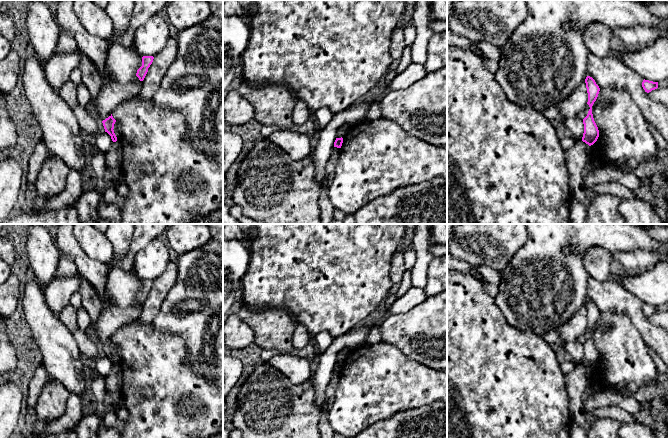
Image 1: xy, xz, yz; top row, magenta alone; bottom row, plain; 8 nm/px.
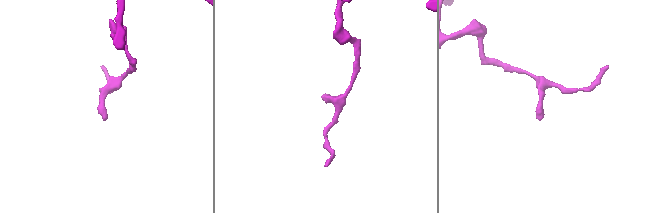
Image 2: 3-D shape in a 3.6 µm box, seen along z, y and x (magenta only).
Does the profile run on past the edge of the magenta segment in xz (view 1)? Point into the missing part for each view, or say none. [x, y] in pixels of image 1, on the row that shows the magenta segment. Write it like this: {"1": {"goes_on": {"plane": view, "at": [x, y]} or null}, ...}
{"1": {"goes_on": null}}

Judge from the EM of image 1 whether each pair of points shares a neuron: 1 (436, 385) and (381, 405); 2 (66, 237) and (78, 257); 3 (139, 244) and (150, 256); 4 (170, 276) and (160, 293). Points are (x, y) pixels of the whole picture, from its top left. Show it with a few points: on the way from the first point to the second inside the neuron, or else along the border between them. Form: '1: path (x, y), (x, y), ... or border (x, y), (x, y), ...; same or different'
1: path (422, 385), (401, 385), (395, 391); same
2: path (66, 242), (74, 252); same
3: border (157, 237), (138, 252), (134, 259), (133, 267); different
4: path (166, 280), (160, 289); same

